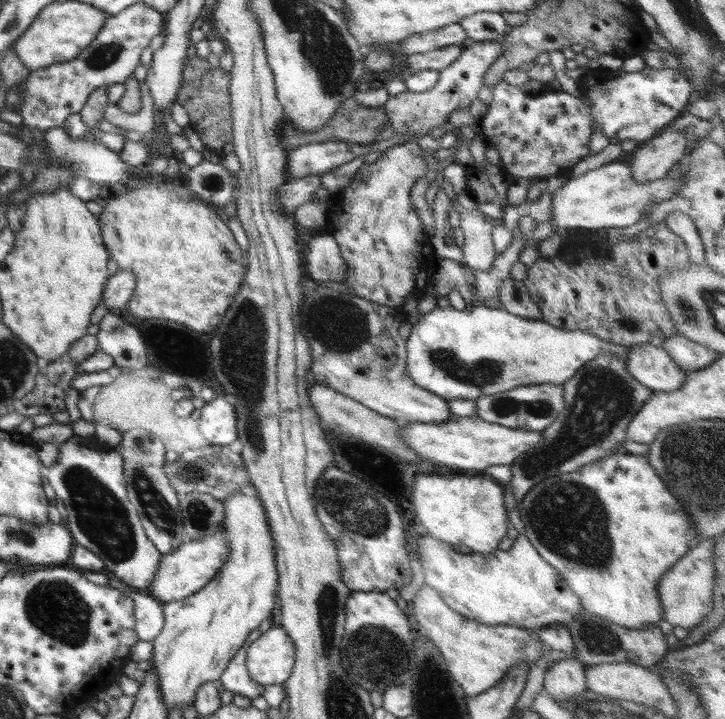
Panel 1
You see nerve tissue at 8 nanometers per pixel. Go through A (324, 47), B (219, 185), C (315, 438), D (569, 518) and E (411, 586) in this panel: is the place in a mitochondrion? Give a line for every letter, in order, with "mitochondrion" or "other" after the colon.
A: mitochondrion
B: mitochondrion
C: other
D: mitochondrion
E: other

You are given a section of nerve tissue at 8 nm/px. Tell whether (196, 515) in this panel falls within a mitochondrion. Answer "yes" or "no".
yes

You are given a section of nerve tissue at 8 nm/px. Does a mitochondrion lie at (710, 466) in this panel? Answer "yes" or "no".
yes

